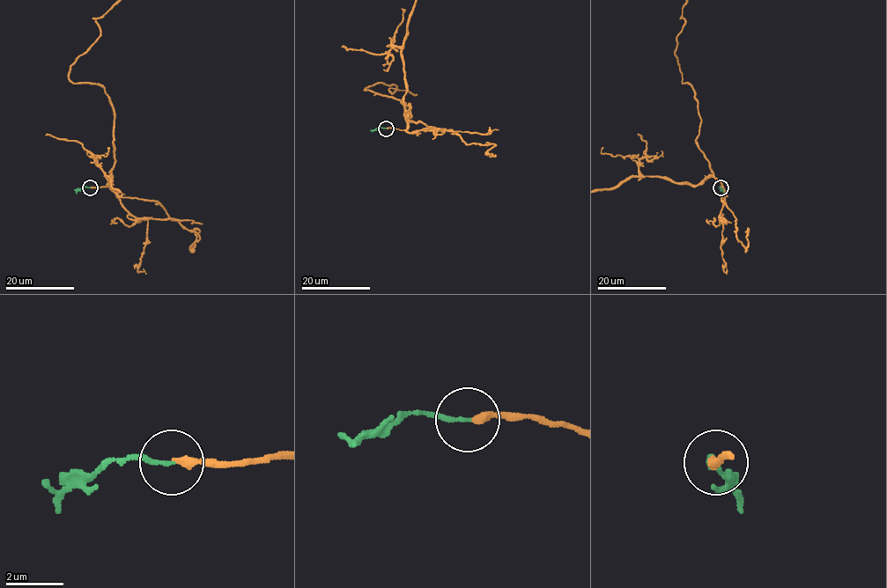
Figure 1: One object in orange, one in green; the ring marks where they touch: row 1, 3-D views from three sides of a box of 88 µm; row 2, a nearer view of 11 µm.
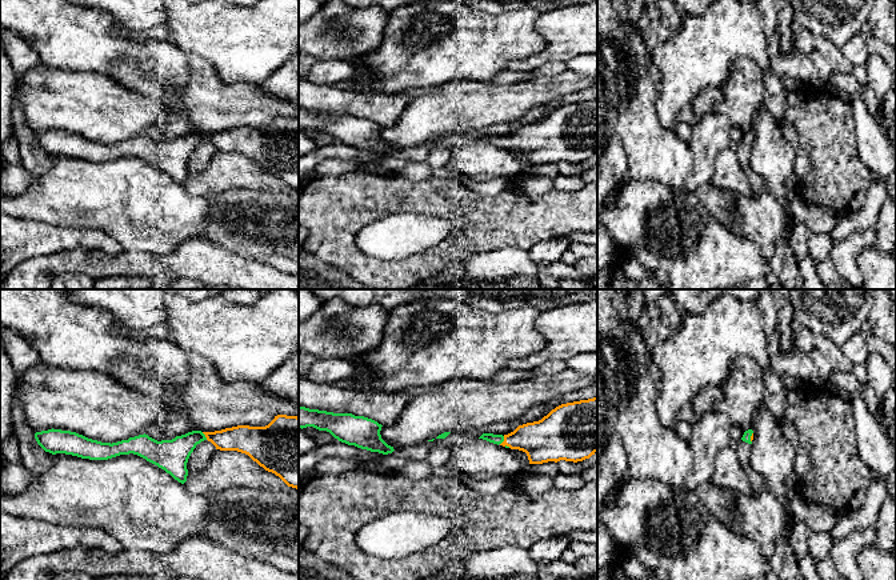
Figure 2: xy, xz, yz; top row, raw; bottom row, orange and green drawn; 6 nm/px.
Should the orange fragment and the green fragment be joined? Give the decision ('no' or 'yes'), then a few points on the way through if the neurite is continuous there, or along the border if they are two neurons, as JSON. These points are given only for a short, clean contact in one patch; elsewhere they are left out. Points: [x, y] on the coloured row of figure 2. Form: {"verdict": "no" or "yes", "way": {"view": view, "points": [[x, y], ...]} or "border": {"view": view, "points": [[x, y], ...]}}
{"verdict": "yes", "way": {"view": "xz", "points": [[546, 440], [504, 440], [496, 439]]}}

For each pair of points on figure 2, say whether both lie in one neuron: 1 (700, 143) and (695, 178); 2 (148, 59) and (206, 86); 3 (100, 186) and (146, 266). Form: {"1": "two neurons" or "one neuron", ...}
{"1": "one neuron", "2": "two neurons", "3": "two neurons"}

